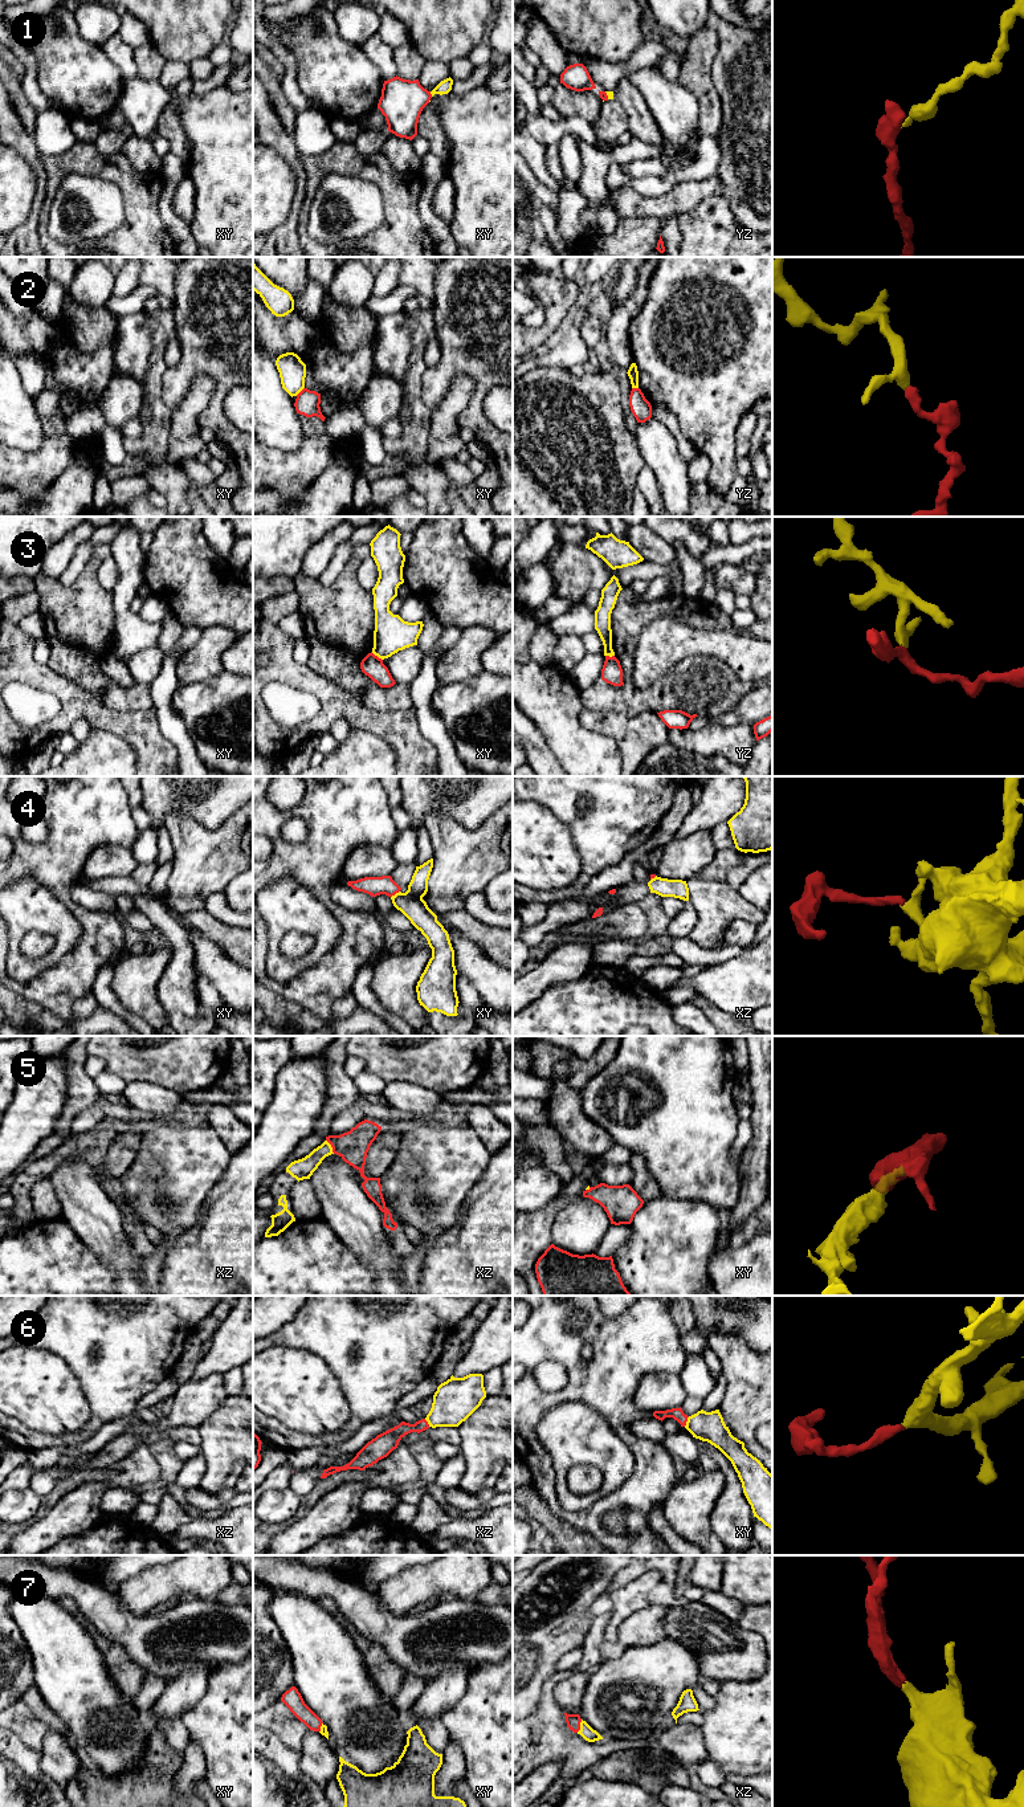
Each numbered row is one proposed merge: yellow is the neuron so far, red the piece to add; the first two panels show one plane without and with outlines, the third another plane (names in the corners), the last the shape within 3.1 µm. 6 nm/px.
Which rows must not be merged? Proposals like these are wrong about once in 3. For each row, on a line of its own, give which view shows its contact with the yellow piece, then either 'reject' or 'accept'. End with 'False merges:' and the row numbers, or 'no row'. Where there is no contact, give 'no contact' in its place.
1: meets yellow in xy; accept
2: meets yellow in xy; reject
3: meets yellow in xy; reject
4: meets yellow in xy; reject
5: meets yellow in xz; accept
6: meets yellow in xy; accept
7: meets yellow in xz; accept
False merges: 2, 3, 4

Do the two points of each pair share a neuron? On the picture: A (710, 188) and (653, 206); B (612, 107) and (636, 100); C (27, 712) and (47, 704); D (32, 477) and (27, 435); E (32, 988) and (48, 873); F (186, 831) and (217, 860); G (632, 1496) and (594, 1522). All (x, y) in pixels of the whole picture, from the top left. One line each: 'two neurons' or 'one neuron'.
A: one neuron
B: two neurons
C: one neuron
D: two neurons
E: one neuron
F: one neuron
G: one neuron

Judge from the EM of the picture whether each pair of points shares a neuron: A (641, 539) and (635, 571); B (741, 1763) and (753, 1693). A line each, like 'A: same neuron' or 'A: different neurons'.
A: different neurons
B: same neuron

